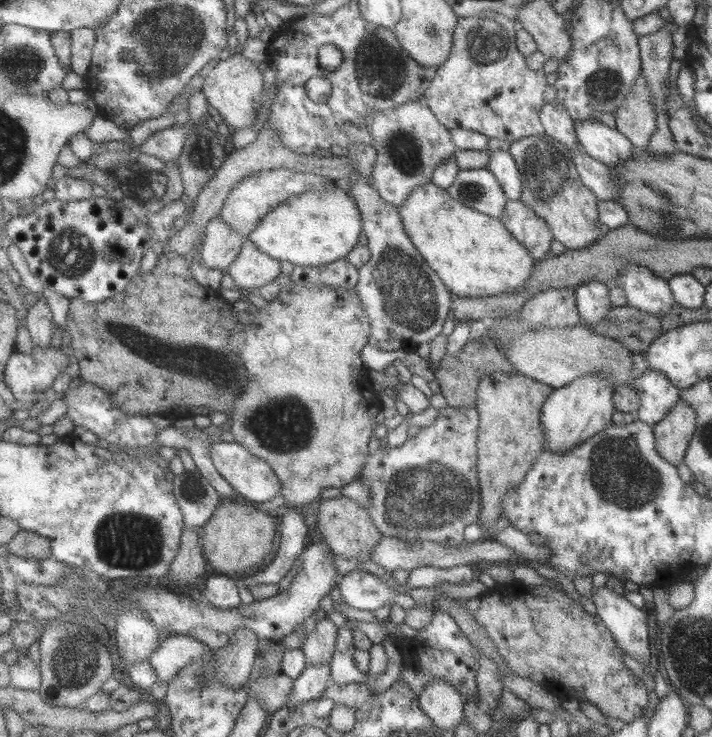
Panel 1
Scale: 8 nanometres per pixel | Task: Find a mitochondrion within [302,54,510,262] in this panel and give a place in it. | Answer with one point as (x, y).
(403, 147)

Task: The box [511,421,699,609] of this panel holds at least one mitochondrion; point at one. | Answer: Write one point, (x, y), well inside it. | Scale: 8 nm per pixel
(623, 475)

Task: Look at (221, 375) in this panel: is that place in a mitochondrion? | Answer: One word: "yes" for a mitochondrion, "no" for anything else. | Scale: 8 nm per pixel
yes

